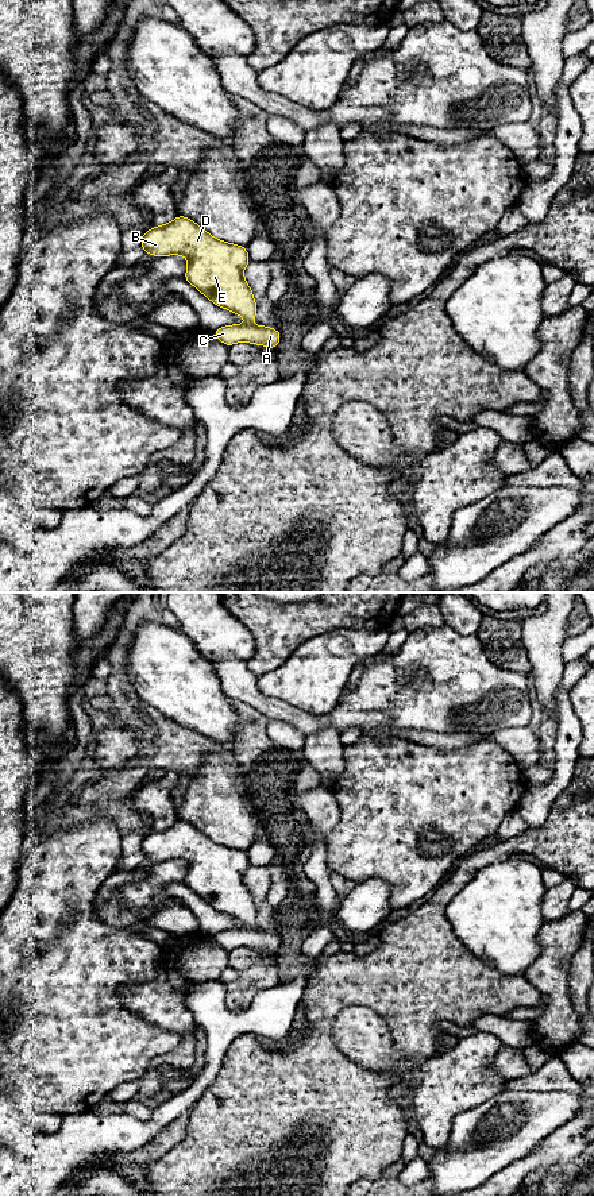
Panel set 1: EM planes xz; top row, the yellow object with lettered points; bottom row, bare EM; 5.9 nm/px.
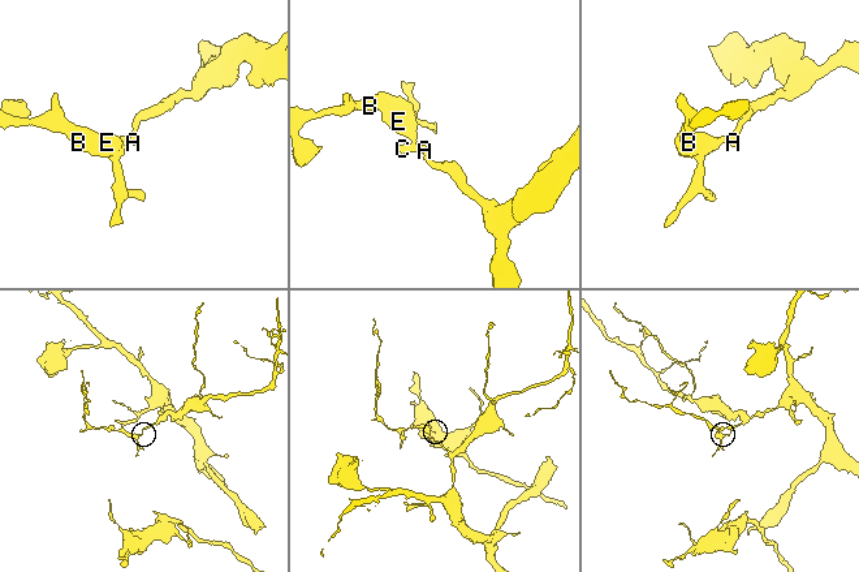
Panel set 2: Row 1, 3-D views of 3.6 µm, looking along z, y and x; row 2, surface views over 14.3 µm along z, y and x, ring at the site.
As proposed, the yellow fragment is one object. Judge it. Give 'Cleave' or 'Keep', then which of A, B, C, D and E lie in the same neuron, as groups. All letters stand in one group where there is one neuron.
Cleave. Groups: A C / B D E

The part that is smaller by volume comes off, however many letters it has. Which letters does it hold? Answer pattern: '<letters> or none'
B, D, E

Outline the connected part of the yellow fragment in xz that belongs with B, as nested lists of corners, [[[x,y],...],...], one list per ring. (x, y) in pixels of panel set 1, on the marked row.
[[[185,216],[153,227],[140,244],[144,254],[162,258],[182,255],[188,259],[185,279],[216,306],[242,316],[252,325],[256,301],[243,271],[251,260],[247,248],[213,238]]]

